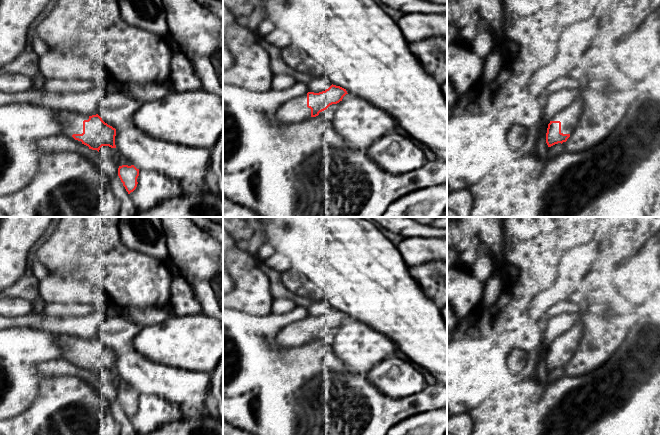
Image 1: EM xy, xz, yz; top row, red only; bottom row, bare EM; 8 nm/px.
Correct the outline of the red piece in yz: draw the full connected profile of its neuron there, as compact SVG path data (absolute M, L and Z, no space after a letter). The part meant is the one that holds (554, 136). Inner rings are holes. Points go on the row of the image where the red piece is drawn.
M578 96L569 106L554 115L548 124L546 143L551 147L566 142L577 127L583 113L583 99Z

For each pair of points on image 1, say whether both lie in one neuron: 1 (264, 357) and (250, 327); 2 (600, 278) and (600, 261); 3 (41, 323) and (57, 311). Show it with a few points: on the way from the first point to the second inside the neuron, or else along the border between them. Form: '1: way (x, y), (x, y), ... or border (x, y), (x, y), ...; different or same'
1: border (250, 333), (269, 338); different
2: way (600, 274), (600, 265); same
3: border (41, 311), (52, 316), (74, 316); different

